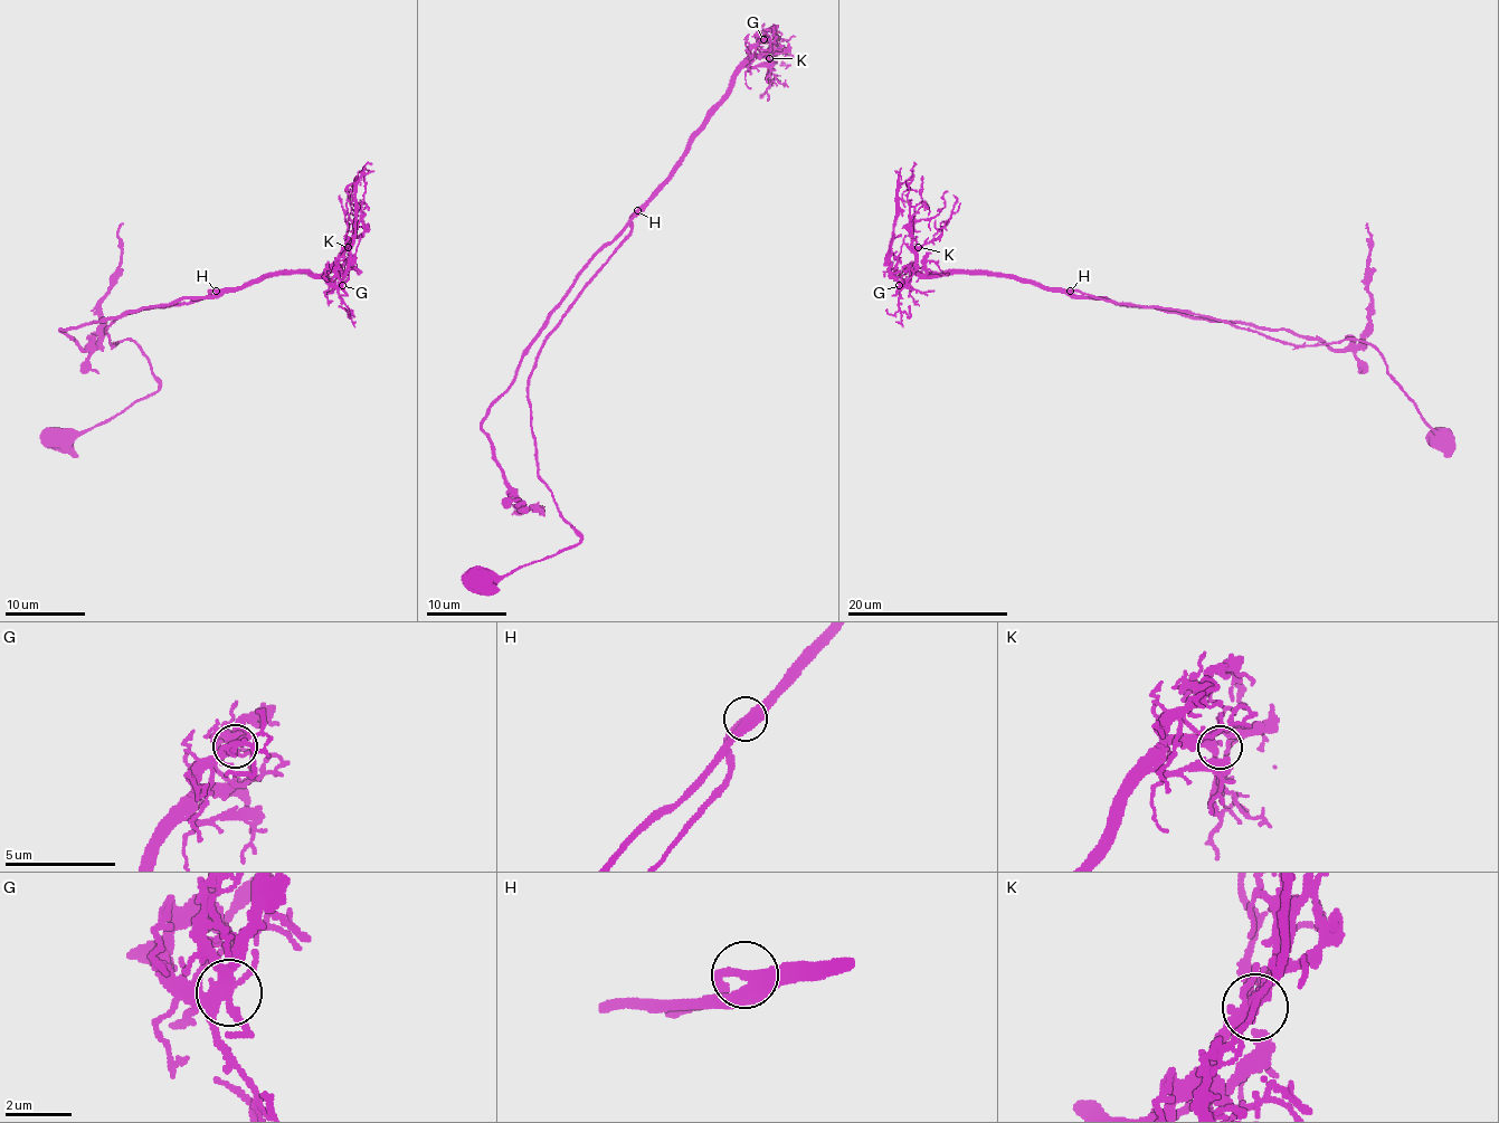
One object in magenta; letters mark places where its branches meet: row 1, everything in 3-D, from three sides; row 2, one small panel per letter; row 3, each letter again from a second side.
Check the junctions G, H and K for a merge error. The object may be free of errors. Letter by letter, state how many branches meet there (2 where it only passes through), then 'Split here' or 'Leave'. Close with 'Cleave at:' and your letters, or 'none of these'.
G: Branches: 7. Leave
H: Branches: 3. Leave
K: Branches: 4. Leave
Cleave at: none of these

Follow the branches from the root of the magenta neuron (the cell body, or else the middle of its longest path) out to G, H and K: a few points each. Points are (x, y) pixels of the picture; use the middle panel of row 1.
G: (480, 580), (508, 576), (580, 541), (538, 473), (528, 396), (538, 352), (727, 92), (736, 68), (764, 39)
H: (480, 580), (481, 573), (508, 576), (580, 541), (538, 473), (528, 382), (546, 335), (631, 231), (636, 211)
K: (480, 580), (580, 541), (538, 473), (528, 396), (538, 352), (733, 74), (753, 56), (769, 58)

